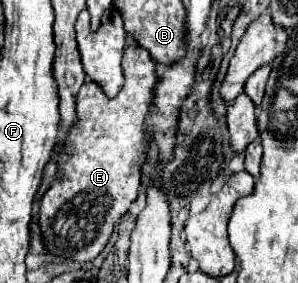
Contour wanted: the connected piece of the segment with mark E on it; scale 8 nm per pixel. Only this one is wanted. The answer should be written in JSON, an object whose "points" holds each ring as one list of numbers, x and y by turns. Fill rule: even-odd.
{"points":[[136,41,124,49,122,69,126,81,116,97,108,97,94,81,86,81,78,91,78,123,60,155,62,179,40,201,38,219,44,245,54,257,80,263,92,261,106,247,114,225,138,195,142,163,150,141,146,117,152,109,158,77,150,53,140,49]]}

